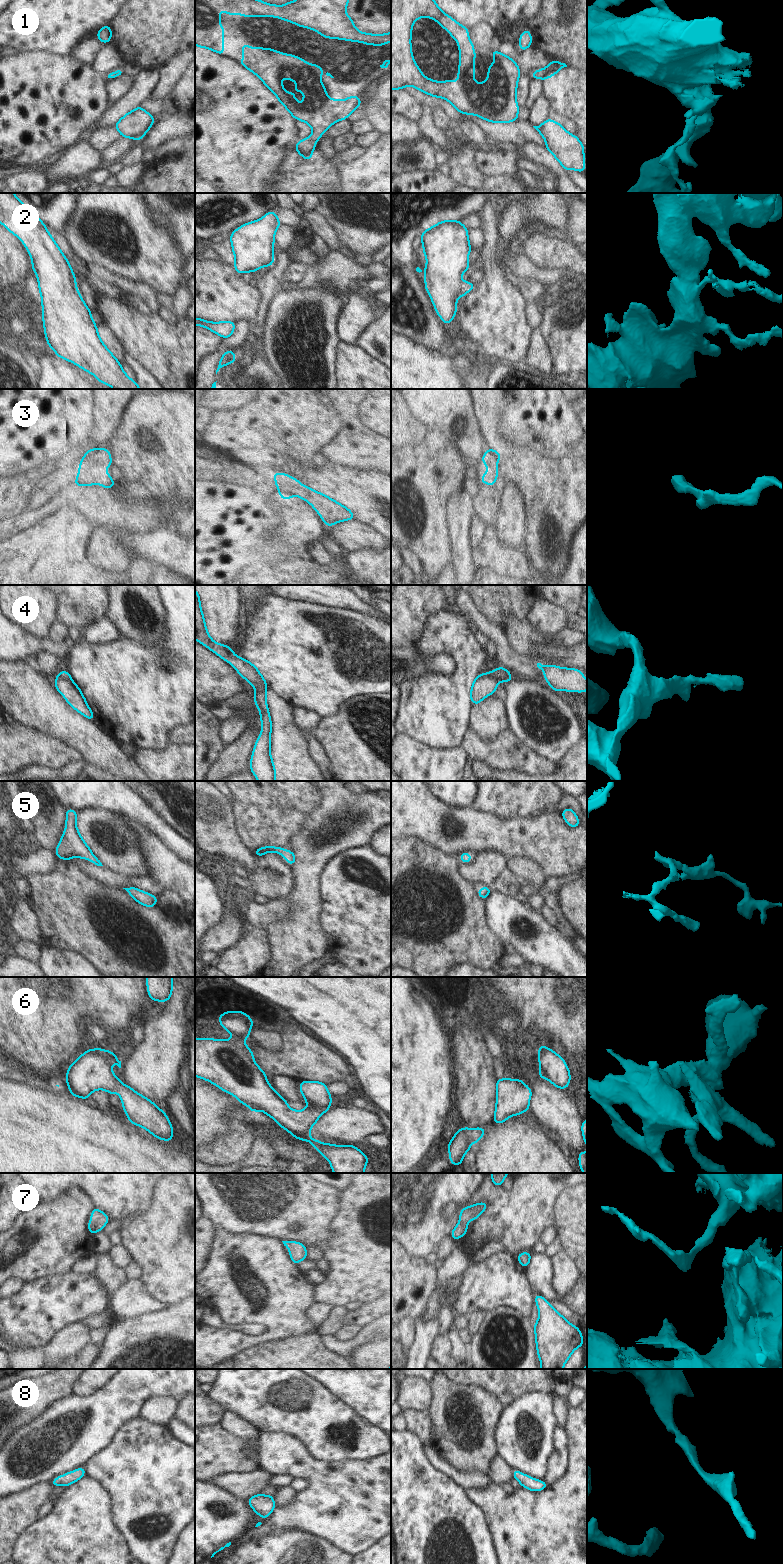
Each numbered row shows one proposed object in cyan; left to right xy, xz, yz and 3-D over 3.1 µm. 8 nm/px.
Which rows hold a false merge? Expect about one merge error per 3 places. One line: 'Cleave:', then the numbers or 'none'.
Cleave: 4

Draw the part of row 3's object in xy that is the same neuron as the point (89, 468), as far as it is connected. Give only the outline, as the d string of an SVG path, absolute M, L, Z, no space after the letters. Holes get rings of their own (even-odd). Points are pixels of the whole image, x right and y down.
M106 448L88 450L79 465L79 471L75 482L76 486L92 486L96 482L104 488L114 488L112 477L104 471L106 467L113 465L110 451Z

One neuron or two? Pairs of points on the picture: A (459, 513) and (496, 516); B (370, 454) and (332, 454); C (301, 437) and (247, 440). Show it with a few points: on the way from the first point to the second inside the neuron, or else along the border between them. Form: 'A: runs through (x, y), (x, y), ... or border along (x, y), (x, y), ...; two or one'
A: border along (473, 491), (472, 498), (475, 514); two
B: runs through (361, 454), (341, 454); one
C: runs through (288, 437), (281, 440), (260, 440); one

